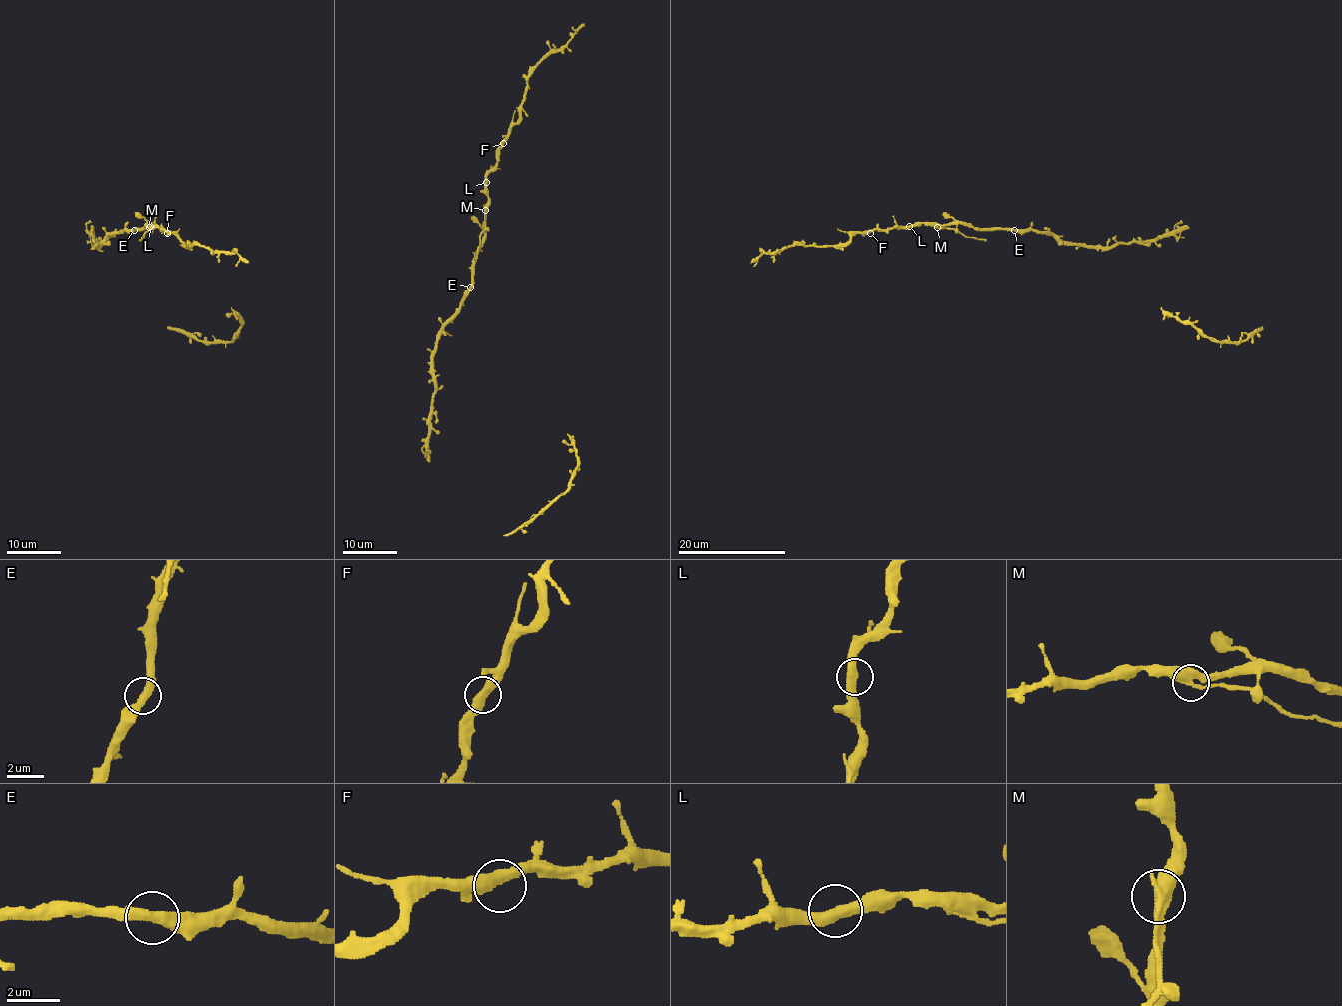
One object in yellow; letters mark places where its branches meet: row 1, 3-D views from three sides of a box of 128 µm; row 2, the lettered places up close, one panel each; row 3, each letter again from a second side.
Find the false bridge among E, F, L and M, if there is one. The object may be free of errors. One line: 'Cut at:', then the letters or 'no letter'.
Cut at: M

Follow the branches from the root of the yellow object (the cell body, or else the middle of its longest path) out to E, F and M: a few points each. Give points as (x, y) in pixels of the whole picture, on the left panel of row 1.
E: (99, 243), (107, 235), (134, 230)
F: (99, 243), (107, 235), (141, 229), (146, 223), (167, 233)
M: (99, 243), (107, 235), (123, 230), (141, 229), (146, 223), (149, 227)

